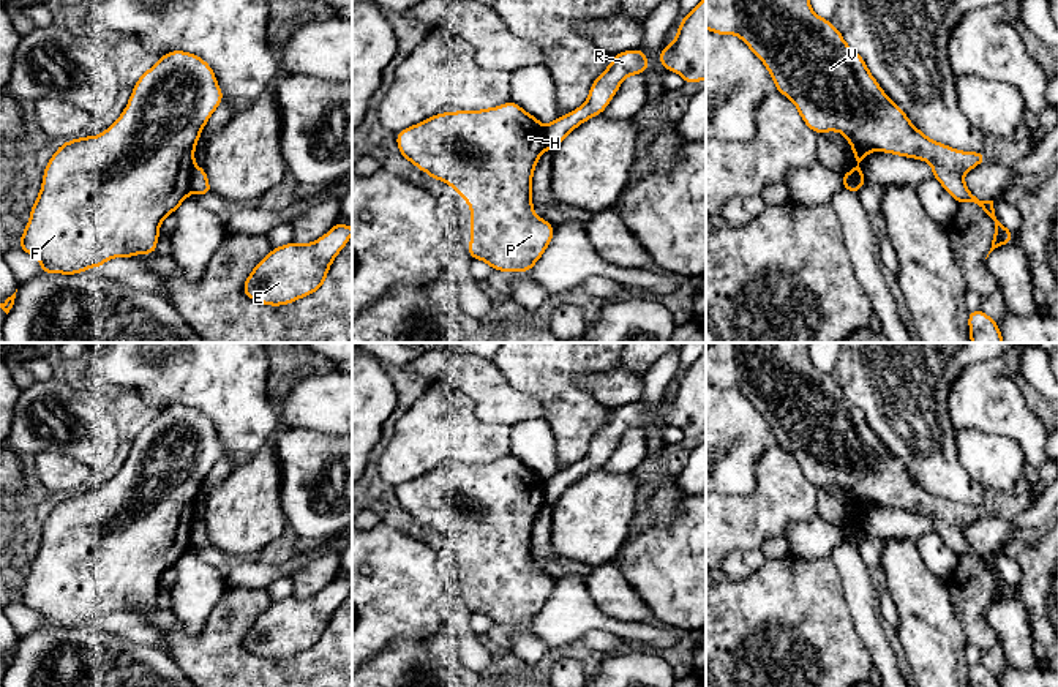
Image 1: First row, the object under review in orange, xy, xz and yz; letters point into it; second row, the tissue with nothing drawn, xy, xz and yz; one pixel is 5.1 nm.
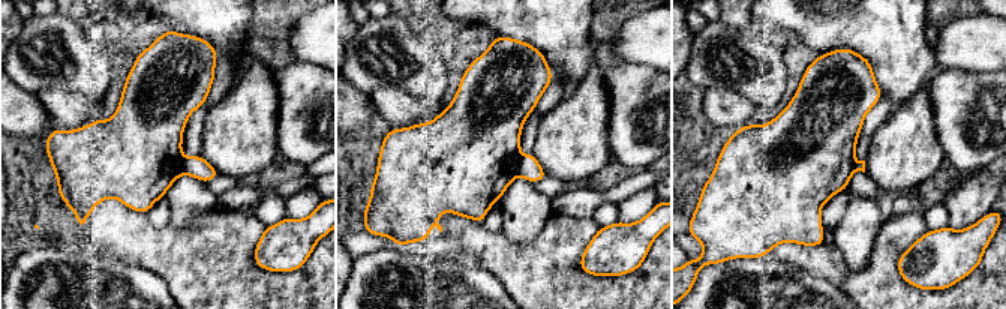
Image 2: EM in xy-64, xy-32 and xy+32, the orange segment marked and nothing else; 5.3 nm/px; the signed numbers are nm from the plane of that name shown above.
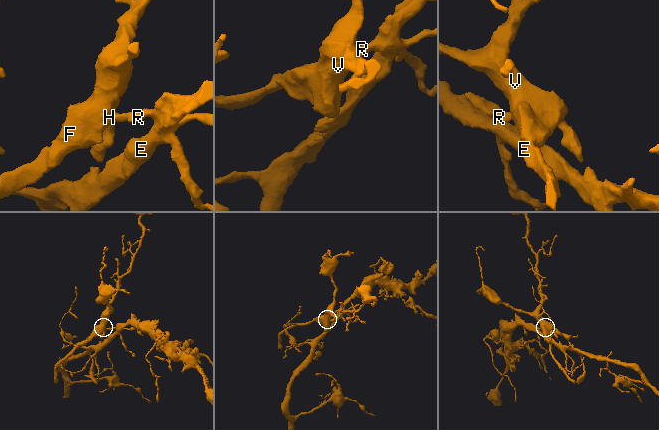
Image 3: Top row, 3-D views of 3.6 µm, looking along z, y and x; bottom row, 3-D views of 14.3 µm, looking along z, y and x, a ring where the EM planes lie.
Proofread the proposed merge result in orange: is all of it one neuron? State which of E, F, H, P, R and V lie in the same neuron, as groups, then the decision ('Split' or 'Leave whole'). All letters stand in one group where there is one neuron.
Groups: E R / F H P V. Split

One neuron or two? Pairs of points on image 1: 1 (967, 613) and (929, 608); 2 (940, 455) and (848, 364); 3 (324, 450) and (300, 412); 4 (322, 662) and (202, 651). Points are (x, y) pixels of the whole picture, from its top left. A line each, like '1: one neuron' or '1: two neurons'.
1: two neurons
2: one neuron
3: two neurons
4: one neuron

